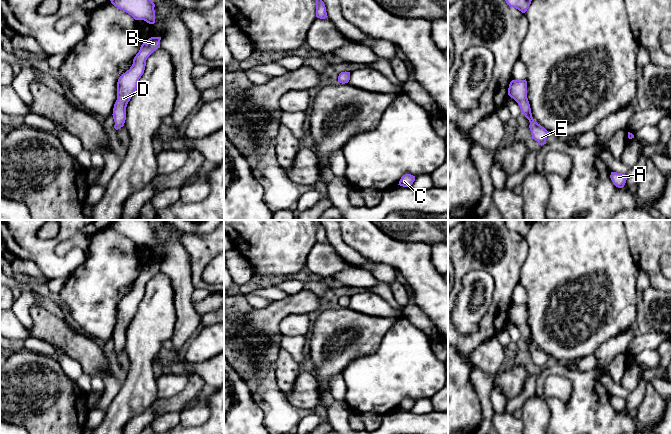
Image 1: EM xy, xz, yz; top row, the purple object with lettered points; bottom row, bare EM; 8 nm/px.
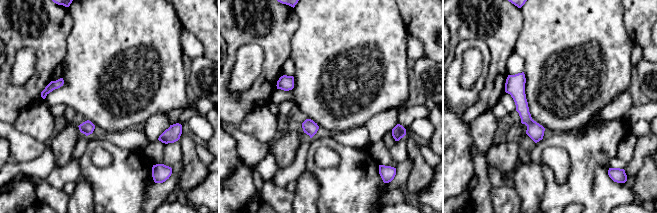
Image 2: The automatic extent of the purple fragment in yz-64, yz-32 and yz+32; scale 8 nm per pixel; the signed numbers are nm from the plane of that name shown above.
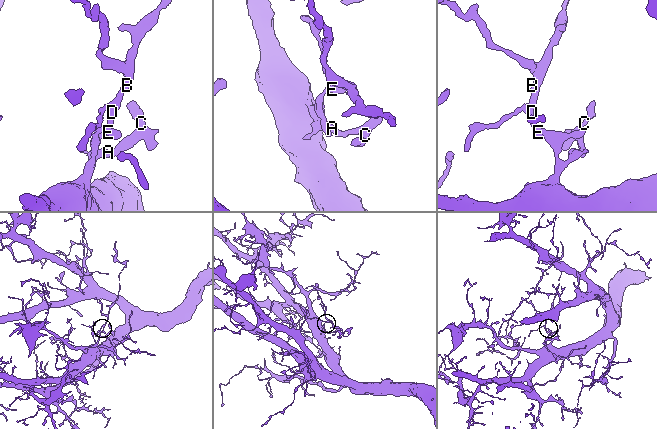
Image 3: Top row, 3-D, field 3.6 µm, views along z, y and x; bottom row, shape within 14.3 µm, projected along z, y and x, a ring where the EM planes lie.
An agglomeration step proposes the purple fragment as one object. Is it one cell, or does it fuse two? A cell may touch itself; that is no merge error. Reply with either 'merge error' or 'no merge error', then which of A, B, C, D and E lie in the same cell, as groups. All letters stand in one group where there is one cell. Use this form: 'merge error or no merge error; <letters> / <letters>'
no merge error; A B C D E

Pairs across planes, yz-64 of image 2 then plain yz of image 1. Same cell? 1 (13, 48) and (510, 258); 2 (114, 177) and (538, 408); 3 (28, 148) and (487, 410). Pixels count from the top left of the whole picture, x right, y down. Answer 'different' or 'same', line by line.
1: same
2: different
3: same

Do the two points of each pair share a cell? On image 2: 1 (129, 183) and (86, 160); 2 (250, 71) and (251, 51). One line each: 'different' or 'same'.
1: same
2: same

